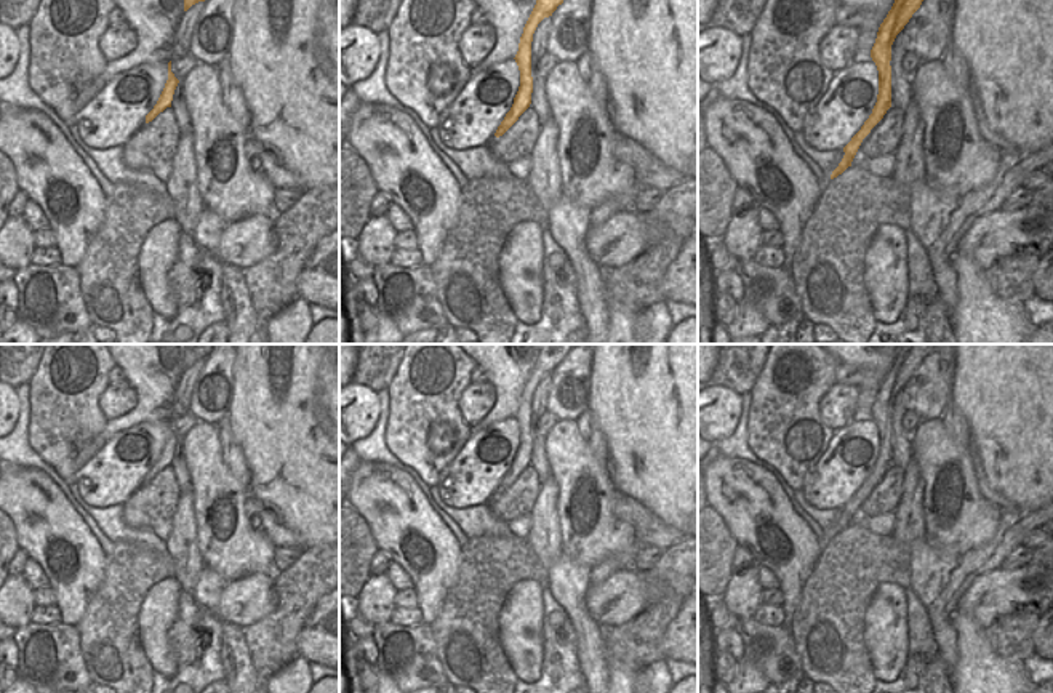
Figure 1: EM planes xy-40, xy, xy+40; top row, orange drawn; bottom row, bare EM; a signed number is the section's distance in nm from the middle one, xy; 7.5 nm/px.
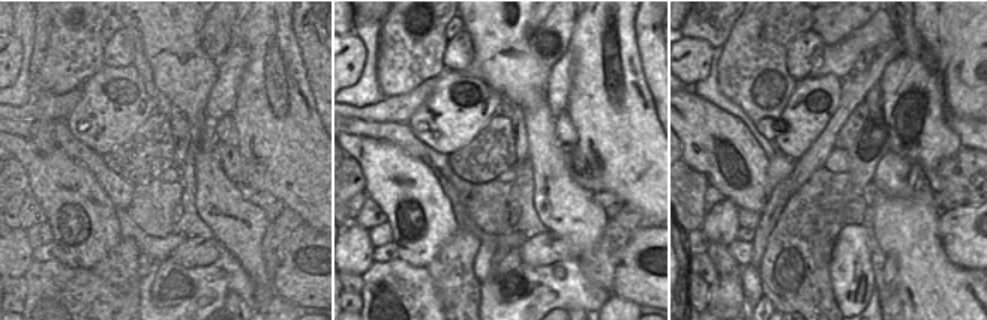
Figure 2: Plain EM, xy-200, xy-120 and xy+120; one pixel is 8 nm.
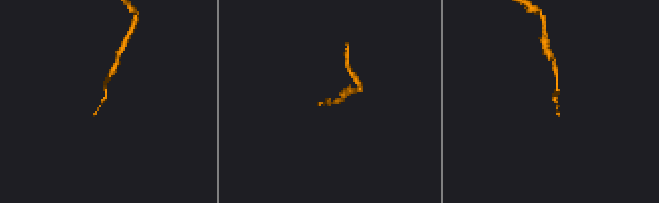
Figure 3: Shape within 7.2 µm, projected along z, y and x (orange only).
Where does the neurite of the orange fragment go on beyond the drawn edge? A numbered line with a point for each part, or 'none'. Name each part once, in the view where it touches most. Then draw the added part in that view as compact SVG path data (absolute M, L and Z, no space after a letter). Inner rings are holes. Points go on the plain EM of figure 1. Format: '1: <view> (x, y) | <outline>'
none

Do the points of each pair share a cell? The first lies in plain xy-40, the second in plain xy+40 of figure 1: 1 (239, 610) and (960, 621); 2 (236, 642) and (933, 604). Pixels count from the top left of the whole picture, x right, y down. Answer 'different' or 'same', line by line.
1: different
2: same

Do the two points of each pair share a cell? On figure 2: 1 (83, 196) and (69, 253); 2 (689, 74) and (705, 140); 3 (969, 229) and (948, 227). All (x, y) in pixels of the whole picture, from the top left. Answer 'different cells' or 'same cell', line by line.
1: same cell
2: different cells
3: same cell

